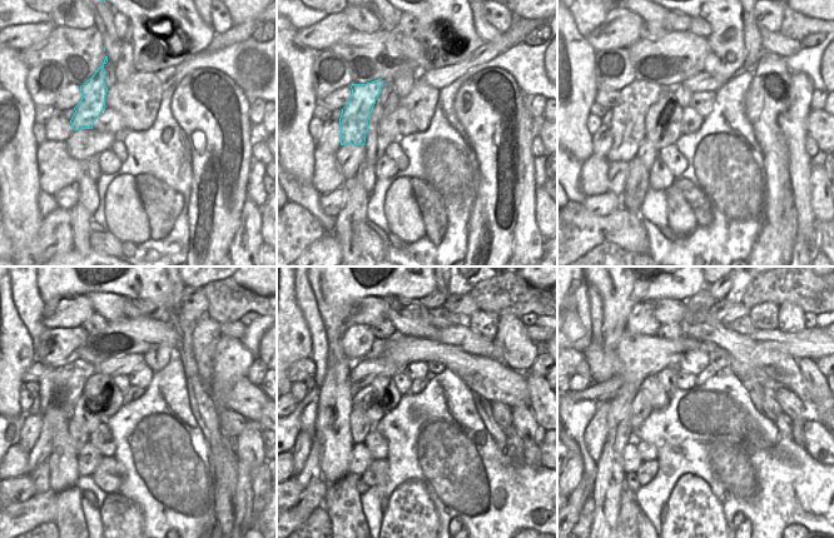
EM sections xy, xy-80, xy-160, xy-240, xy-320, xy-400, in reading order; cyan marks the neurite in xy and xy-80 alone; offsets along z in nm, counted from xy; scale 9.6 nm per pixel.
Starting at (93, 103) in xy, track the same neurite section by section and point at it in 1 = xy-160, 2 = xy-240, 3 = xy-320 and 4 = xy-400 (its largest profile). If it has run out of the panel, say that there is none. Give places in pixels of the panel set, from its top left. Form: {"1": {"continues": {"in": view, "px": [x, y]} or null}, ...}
{"1": {"continues": {"in": "xy-160", "px": [628, 118]}}, "2": {"continues": {"in": "xy-240", "px": [69, 379]}}, "3": {"continues": {"in": "xy-320", "px": [311, 472]}}, "4": {"continues": {"in": "xy-400", "px": [582, 492]}}}

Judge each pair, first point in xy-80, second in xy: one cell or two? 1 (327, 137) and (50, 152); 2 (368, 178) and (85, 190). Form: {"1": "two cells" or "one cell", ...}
{"1": "two cells", "2": "one cell"}

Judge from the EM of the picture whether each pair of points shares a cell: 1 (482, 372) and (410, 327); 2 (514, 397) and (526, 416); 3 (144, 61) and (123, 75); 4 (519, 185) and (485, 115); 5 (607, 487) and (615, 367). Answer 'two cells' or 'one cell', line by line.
1: two cells
2: two cells
3: two cells
4: two cells
5: one cell

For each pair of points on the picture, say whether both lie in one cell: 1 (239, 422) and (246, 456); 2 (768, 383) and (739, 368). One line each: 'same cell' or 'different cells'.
1: different cells
2: same cell

